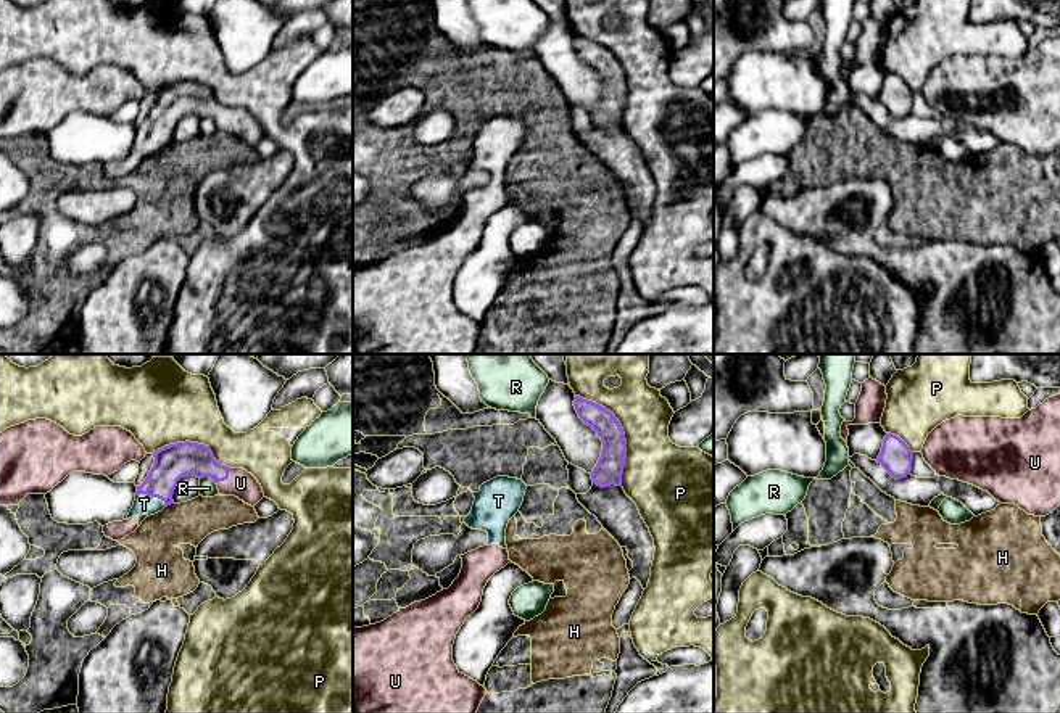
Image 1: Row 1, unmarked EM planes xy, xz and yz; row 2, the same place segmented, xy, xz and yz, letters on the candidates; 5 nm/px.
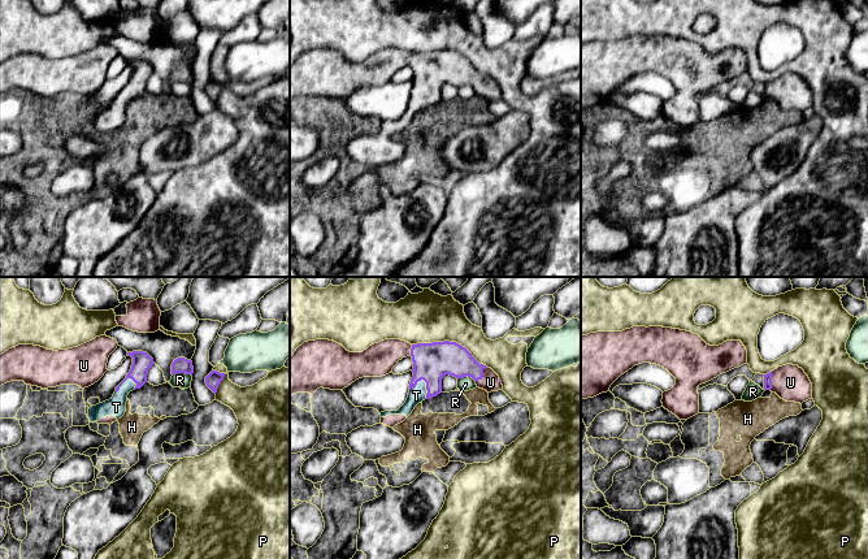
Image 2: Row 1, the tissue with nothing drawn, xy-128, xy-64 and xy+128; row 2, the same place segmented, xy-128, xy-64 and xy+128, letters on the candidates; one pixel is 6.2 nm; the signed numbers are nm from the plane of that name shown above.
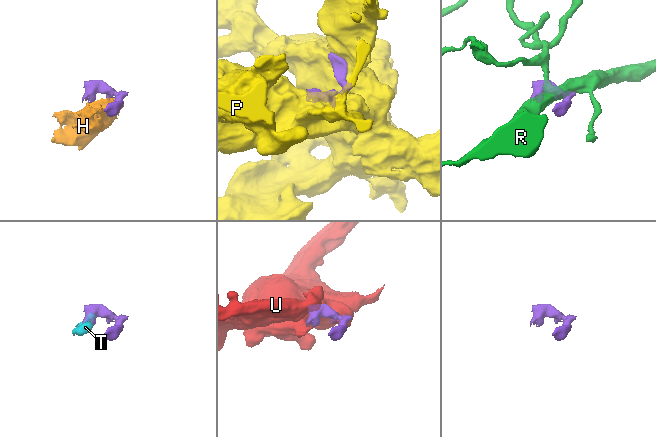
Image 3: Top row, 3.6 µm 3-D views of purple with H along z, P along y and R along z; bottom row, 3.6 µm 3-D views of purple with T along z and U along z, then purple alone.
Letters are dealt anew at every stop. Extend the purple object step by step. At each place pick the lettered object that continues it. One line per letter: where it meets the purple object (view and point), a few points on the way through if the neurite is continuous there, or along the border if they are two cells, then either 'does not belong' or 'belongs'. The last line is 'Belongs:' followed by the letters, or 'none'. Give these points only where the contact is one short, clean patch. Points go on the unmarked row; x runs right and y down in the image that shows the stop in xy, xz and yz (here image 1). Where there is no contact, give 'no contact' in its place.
H: meets purple in xy at (169, 144); does not belong
P: meets purple in xz at (622, 71); does not belong
R: meets purple in xy at (208, 115); does not belong
T: meets purple in xy at (152, 136); belongs
U: meets purple in xy at (226, 118); belongs
Belongs: T, U

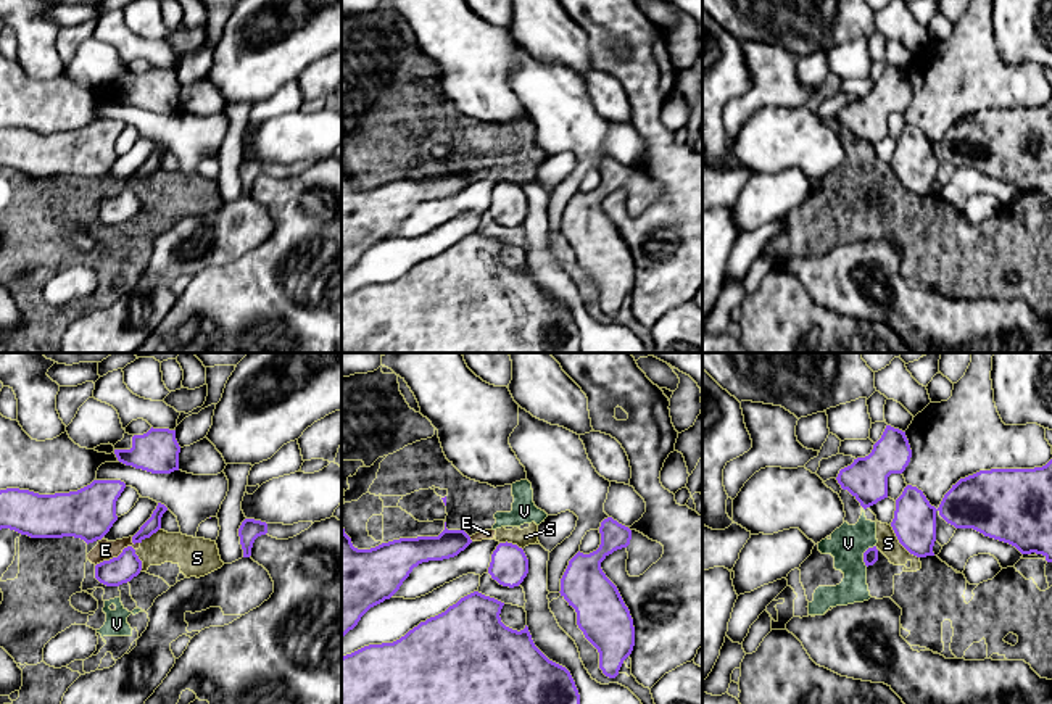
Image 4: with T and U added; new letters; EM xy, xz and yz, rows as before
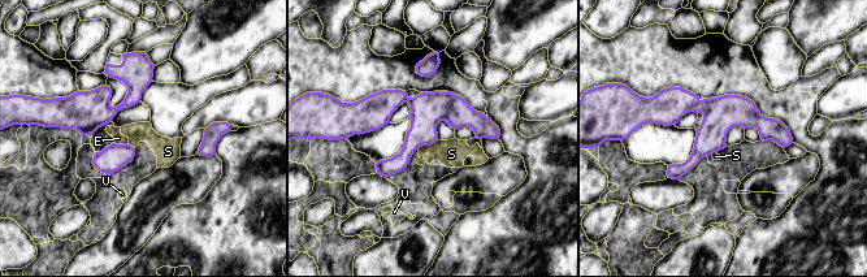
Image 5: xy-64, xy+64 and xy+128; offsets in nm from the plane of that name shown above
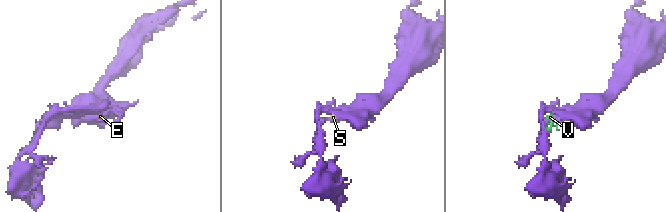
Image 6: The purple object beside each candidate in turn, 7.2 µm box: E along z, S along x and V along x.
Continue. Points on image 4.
E: meets purple in xy at (118, 195); border along xy (139, 181), (95, 205); does not belong
S: meets purple in yz at (901, 182); border along yz (890, 165), (896, 178), (919, 197); does not belong
V: meets purple in yz at (864, 194); border along yz (875, 184), (864, 192), (865, 205); does not belong
Belongs: none

